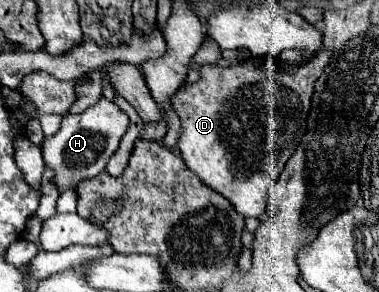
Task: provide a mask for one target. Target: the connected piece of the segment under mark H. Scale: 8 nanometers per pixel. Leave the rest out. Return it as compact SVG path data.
M101 98L95 106L87 108L77 116L67 114L61 122L59 132L45 138L41 144L45 168L53 170L55 174L53 182L57 190L59 192L73 190L79 186L79 182L101 174L107 166L107 160L115 154L119 140L127 128L129 128L129 118L107 98Z

